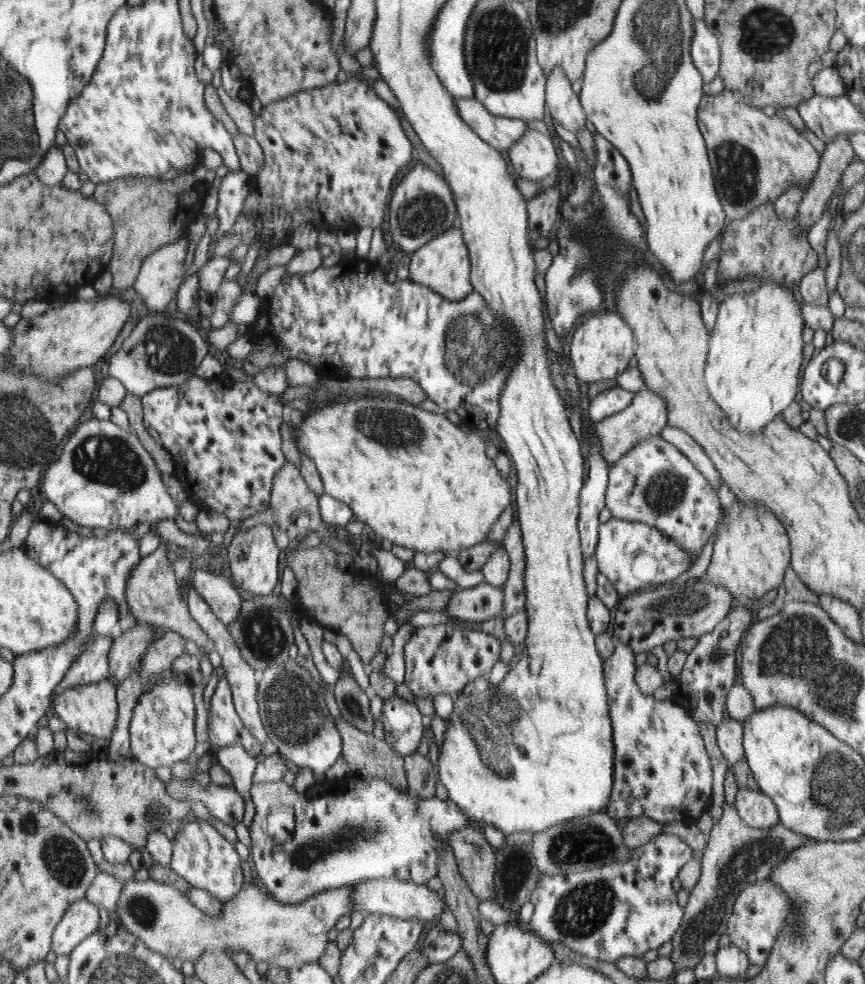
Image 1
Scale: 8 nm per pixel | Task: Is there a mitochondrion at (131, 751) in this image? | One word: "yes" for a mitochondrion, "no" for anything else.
no

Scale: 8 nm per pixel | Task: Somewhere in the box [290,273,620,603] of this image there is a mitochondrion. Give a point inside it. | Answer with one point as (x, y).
(474, 350)

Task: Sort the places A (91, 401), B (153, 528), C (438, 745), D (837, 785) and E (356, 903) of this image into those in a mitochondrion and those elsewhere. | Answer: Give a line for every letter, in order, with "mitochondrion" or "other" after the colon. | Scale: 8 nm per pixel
A: other
B: other
C: other
D: mitochondrion
E: other

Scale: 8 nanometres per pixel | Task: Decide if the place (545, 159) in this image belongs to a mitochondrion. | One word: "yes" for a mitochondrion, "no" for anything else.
no

